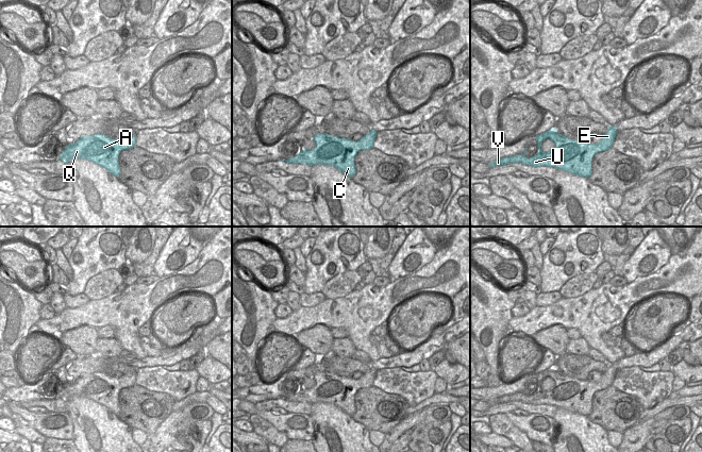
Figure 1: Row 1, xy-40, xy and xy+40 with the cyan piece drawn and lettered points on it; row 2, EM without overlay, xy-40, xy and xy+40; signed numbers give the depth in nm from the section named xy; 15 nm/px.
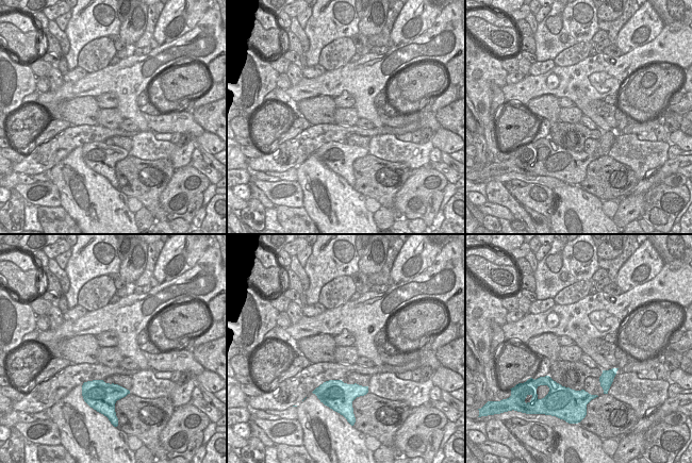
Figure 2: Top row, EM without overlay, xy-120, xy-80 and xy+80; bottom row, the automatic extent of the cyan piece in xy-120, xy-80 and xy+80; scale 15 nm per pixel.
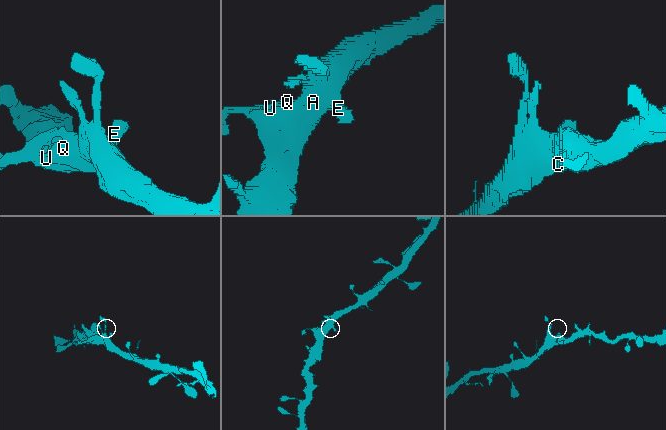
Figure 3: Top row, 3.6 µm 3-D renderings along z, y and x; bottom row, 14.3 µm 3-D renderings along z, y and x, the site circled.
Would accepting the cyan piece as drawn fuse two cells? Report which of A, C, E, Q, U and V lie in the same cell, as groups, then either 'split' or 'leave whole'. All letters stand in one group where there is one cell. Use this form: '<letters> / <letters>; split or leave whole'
A C E Q U V; leave whole

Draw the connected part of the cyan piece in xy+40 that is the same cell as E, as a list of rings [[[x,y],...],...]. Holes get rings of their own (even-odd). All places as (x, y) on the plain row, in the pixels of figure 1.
[[[616,364],[608,365],[600,381],[590,382],[588,380],[578,380],[563,374],[556,370],[554,365],[547,370],[536,373],[538,388],[535,395],[528,397],[524,392],[515,392],[486,402],[489,405],[512,401],[521,401],[533,405],[548,404],[583,416],[588,416],[591,413],[594,394],[612,386],[617,370]],[[547,376],[550,376],[555,384],[552,388],[545,391],[541,386],[541,381]]]

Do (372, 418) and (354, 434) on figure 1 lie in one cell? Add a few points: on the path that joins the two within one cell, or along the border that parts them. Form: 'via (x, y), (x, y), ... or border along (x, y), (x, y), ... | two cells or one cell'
border along (351, 416), (369, 431) | two cells

